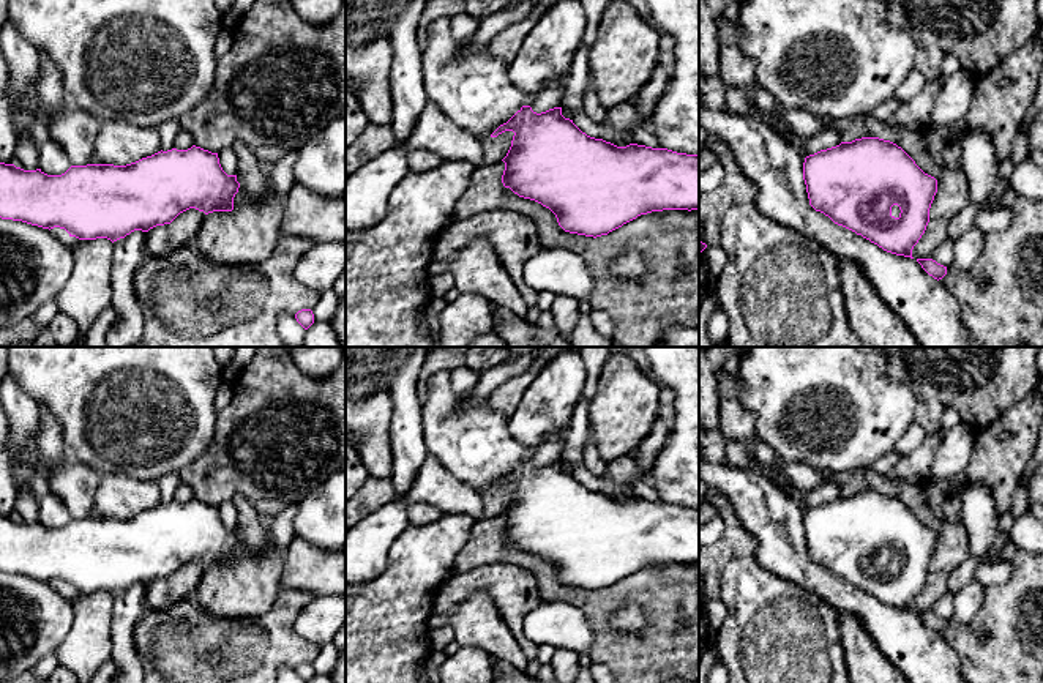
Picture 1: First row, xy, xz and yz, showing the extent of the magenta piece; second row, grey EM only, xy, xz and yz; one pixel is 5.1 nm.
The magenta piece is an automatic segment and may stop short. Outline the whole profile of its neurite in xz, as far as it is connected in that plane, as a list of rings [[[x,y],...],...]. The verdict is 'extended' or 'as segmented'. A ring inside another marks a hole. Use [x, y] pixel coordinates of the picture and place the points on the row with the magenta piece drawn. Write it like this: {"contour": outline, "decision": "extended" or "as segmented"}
{"contour": [[[522,106],[507,123],[500,125],[491,137],[513,131],[502,183],[514,194],[535,200],[549,208],[559,226],[570,233],[601,237],[636,219],[641,215],[663,210],[699,210],[699,155],[677,153],[667,148],[652,148],[630,144],[617,147],[603,139],[582,132],[570,118],[562,115],[562,107],[536,114],[530,106]]], "decision": "as segmented"}

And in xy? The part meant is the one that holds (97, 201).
{"contour": [[[196,145],[188,150],[161,150],[126,166],[71,166],[62,175],[0,162],[0,218],[49,230],[60,227],[79,240],[107,238],[114,243],[134,230],[148,232],[170,224],[189,208],[205,215],[232,211],[238,188],[237,175],[222,170],[218,153]]], "decision": "as segmented"}

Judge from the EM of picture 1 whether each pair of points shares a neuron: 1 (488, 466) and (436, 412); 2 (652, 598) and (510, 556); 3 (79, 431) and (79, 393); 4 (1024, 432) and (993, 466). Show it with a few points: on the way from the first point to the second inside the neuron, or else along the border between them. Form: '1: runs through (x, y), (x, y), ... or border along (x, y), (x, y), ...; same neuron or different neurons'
1: runs through (474, 451), (442, 423); same neuron
2: runs through (617, 595), (568, 595), (545, 576); same neuron
3: runs through (79, 421), (79, 403); same neuron
4: runs through (1018, 440), (1001, 458); same neuron

